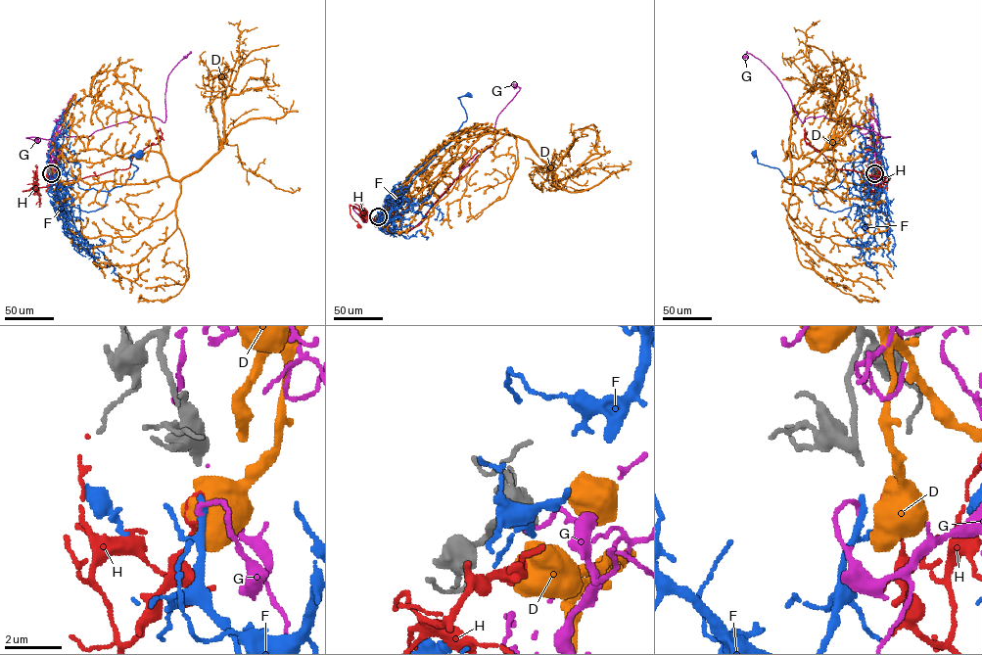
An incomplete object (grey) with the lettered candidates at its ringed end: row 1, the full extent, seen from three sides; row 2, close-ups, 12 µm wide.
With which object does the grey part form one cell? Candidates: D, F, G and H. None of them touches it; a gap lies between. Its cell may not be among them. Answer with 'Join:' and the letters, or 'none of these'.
Join: F

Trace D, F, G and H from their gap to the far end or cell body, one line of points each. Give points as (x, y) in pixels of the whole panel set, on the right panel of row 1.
D: (875, 173), (861, 154), (821, 163), (787, 151), (792, 180), (825, 148), (837, 114), (809, 59), (786, 66)
F: (874, 174), (869, 179), (859, 164), (835, 188), (814, 191), (786, 179), (778, 168), (758, 163), (753, 153)
G: (874, 174), (875, 177), (881, 172), (877, 153), (880, 139), (863, 137), (877, 140)
H: (874, 174), (876, 186), (862, 191), (882, 189)

